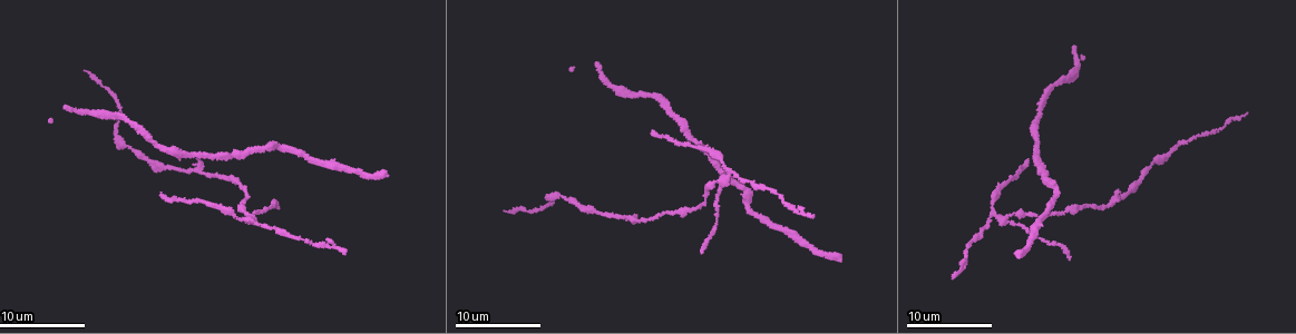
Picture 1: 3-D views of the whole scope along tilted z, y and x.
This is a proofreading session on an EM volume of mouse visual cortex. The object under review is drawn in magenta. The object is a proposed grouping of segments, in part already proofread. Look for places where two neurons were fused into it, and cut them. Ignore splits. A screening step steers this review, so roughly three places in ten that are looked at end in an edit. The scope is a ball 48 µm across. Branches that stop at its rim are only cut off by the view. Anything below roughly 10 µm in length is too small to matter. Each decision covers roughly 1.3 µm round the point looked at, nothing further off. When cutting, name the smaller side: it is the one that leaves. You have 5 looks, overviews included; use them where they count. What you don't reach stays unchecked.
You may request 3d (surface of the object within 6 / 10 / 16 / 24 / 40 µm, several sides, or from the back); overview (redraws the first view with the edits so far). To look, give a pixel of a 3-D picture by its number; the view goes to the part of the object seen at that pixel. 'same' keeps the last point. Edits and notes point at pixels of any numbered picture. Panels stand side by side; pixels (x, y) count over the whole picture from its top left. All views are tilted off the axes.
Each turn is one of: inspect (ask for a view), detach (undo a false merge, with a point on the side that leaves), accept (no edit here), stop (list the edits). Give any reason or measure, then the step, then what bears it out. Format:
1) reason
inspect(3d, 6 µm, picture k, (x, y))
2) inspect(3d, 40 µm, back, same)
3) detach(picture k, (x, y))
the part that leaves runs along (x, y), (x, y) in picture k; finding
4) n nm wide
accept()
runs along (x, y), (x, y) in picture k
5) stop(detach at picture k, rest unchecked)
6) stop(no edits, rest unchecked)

sudden change in width
inspect(3d, 10 µm, picture 1, (1080, 210))

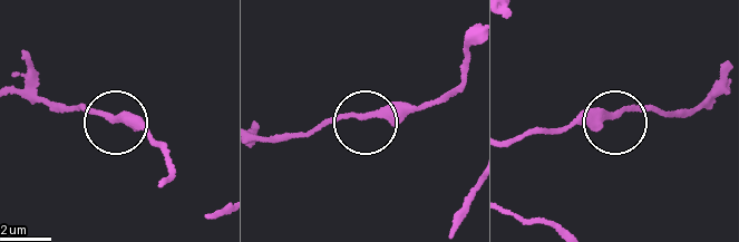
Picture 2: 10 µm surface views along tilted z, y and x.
accept()
runs along (514, 138), (593, 113), (615, 116), (630, 107), (660, 107) in picture 2; all the same neuron

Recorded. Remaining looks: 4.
three arms meet
inspect(3d, 10 µm, picture 1, (726, 176))

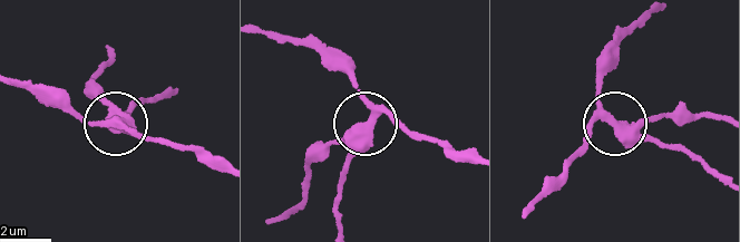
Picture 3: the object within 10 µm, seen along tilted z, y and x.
320 nm wide
accept()
one neuron here

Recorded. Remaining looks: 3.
three arms meet
inspect(3d, 16 µm, picture 1, (1035, 138))

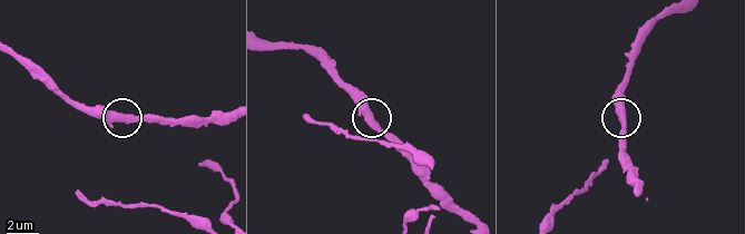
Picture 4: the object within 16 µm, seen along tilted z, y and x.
accept()
one neuron here

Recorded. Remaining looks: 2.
stop(no edits, rest unchecked)

